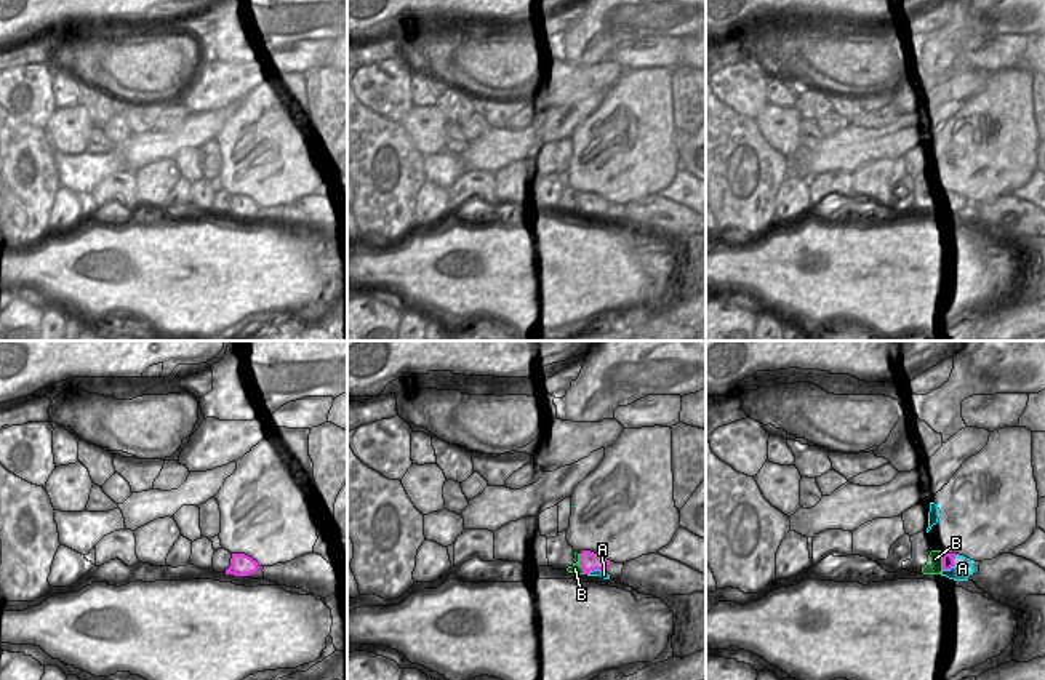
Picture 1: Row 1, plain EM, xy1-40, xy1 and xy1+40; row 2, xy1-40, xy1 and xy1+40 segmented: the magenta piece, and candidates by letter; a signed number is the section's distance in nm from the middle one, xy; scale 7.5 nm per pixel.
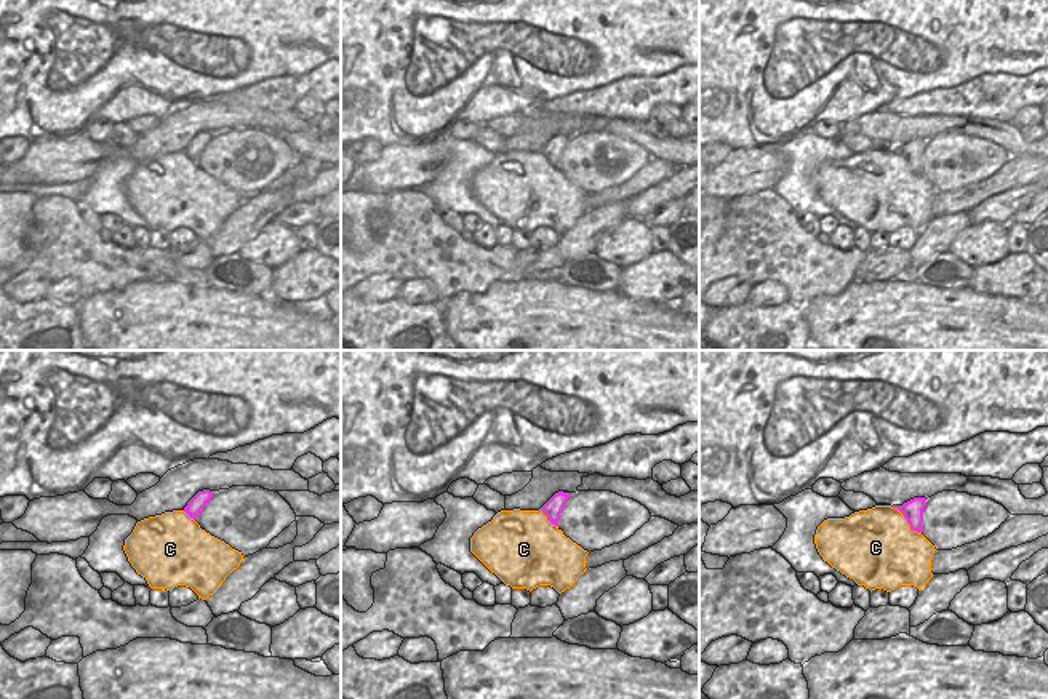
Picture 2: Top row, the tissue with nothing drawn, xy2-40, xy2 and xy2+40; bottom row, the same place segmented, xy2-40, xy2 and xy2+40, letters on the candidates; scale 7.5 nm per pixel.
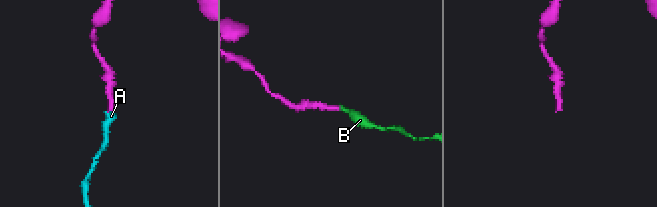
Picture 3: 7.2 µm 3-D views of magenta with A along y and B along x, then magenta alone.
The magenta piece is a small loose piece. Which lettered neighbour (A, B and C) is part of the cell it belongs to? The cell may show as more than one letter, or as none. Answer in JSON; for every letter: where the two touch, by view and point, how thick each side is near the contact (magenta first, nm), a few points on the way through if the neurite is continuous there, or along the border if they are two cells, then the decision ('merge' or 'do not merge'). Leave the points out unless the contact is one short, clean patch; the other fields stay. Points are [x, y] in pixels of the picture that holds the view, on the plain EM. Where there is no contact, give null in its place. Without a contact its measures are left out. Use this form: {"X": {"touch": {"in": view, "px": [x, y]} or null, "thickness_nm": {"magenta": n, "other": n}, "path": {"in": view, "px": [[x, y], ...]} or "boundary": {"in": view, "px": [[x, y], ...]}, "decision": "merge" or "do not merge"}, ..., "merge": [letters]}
{"A": {"touch": {"in": "xy1+40", "px": [952, 207]}, "thickness_nm": {"magenta": 100, "other": 150}, "path": {"in": "xy1+40", "px": [[948, 200], [952, 207], [962, 210]]}, "decision": "merge"}, "B": {"touch": {"in": "xy1", "px": [580, 205]}, "thickness_nm": {"magenta": 140, "other": 70}, "decision": "do not merge"}, "C": {"touch": {"in": "xy2+40", "px": [908, 163]}, "thickness_nm": {"magenta": 160, "other": 500}, "decision": "do not merge"}, "merge": ["A"]}

